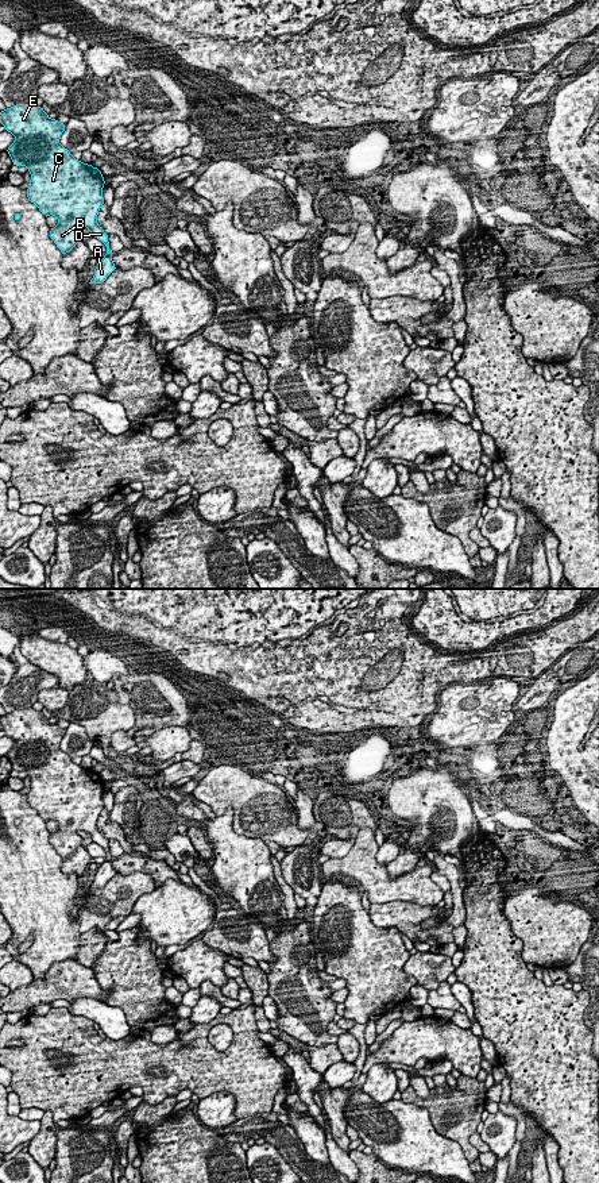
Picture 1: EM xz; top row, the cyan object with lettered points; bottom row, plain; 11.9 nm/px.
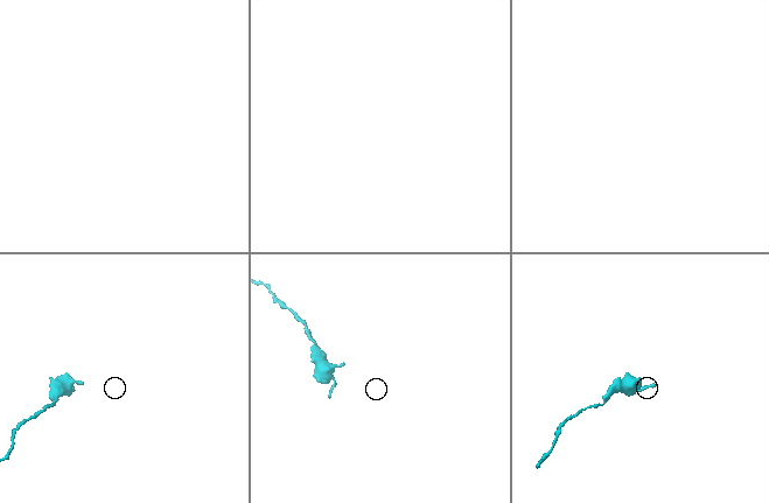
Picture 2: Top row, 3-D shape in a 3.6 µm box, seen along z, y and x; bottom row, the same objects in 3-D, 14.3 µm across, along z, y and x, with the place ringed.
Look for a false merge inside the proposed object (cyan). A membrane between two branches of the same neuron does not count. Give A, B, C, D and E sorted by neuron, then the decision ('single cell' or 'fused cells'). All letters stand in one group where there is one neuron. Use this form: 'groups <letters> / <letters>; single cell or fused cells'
groups A B C D E; single cell

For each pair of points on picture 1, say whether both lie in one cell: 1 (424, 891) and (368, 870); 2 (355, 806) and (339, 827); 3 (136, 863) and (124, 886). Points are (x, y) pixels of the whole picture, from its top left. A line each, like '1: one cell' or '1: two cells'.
1: one cell
2: one cell
3: two cells

